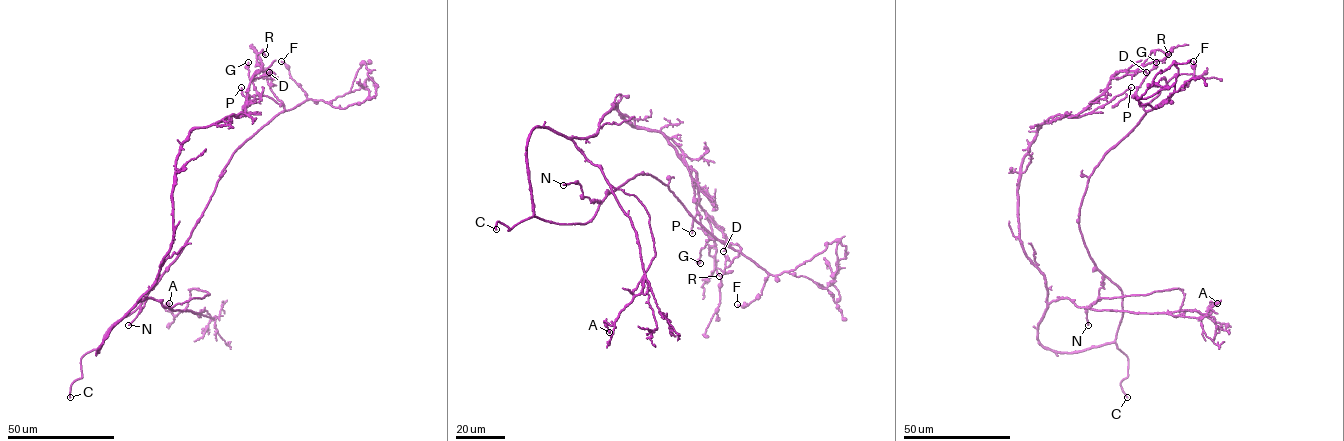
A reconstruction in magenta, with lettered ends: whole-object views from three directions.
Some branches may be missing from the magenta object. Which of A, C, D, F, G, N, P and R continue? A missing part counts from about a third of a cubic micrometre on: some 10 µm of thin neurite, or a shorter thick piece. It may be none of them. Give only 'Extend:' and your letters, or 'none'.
Extend: C

